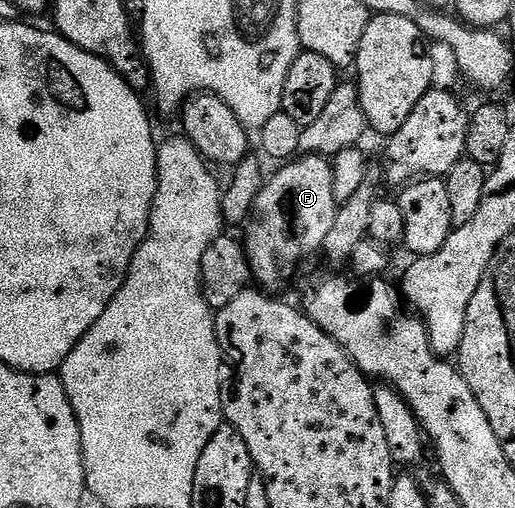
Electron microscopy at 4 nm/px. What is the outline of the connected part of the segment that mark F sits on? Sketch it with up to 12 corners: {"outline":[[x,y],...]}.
{"outline":[[327,156],[262,184],[244,238],[270,293],[322,251],[340,206]]}

